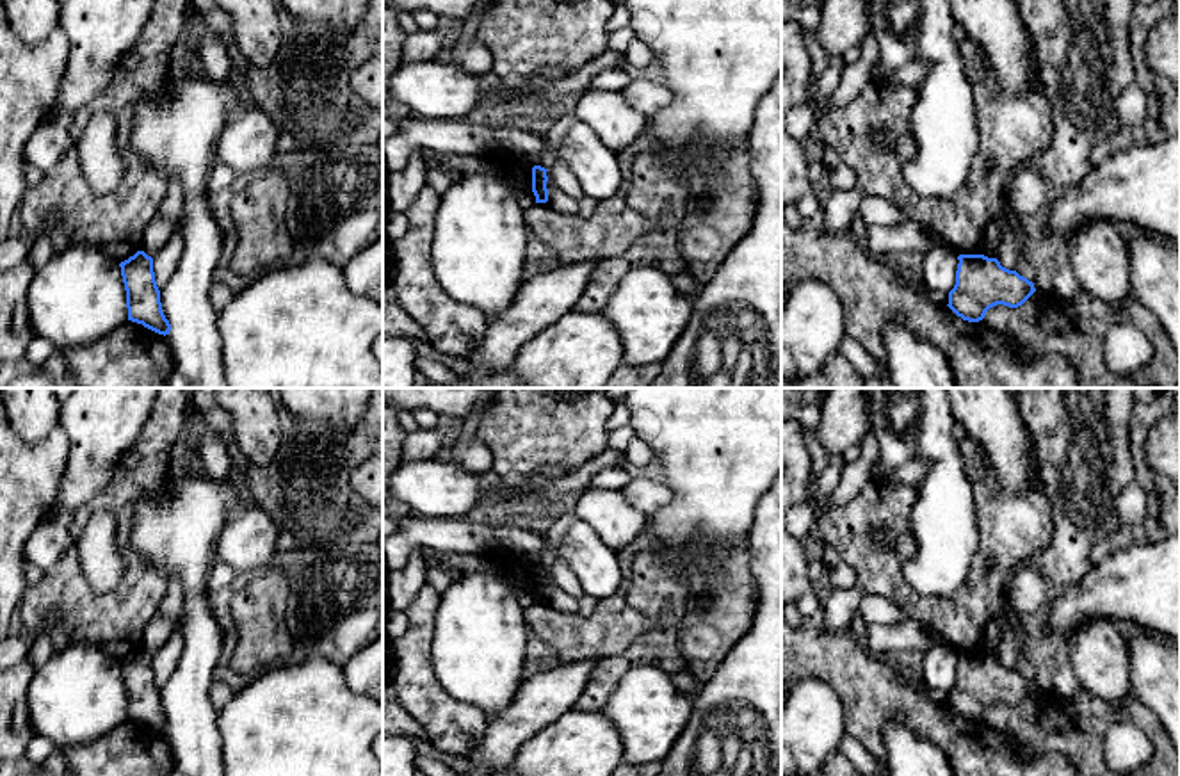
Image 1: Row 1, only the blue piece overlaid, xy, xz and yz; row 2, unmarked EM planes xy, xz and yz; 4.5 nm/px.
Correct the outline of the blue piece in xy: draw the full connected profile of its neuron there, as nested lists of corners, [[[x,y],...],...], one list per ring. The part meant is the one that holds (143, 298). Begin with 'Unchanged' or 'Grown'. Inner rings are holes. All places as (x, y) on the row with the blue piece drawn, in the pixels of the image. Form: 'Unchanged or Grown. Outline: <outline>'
Unchanged. Outline: [[[137,251],[121,262],[119,267],[126,290],[128,320],[142,324],[158,335],[169,335],[171,324],[162,311],[153,258],[144,251]]]

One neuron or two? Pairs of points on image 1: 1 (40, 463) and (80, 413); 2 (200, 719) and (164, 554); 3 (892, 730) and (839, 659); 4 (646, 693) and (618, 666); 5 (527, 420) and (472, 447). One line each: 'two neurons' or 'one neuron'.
1: two neurons
2: one neuron
3: two neurons
4: two neurons
5: two neurons

